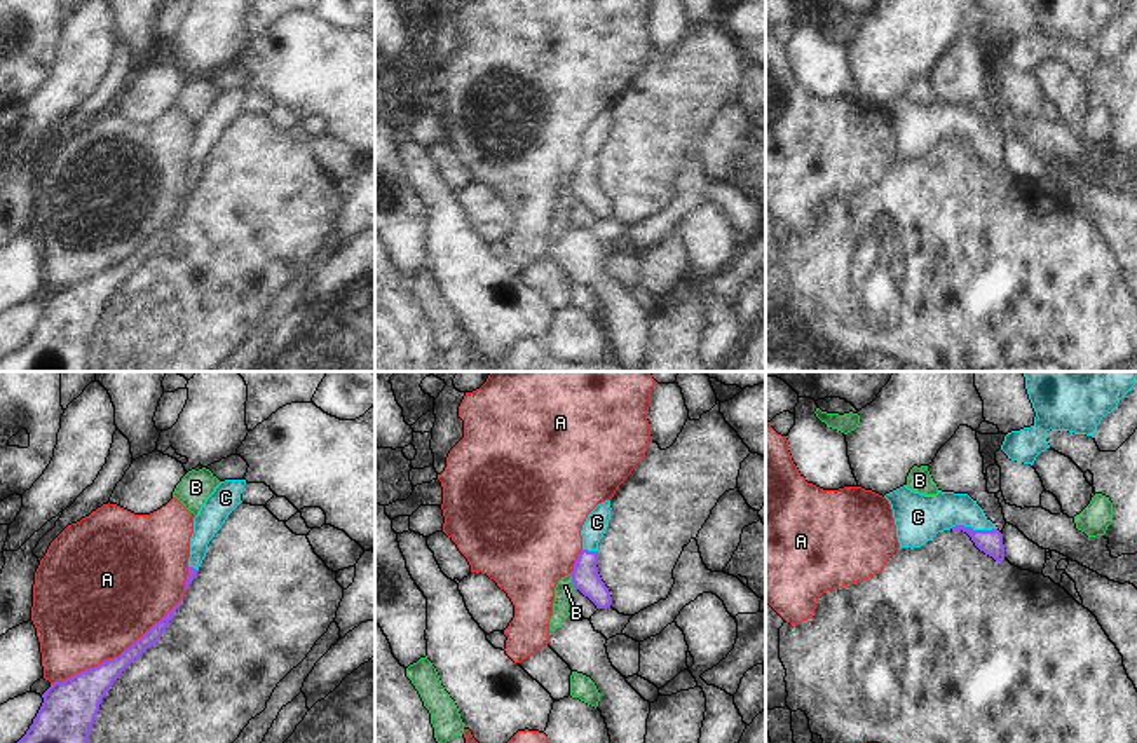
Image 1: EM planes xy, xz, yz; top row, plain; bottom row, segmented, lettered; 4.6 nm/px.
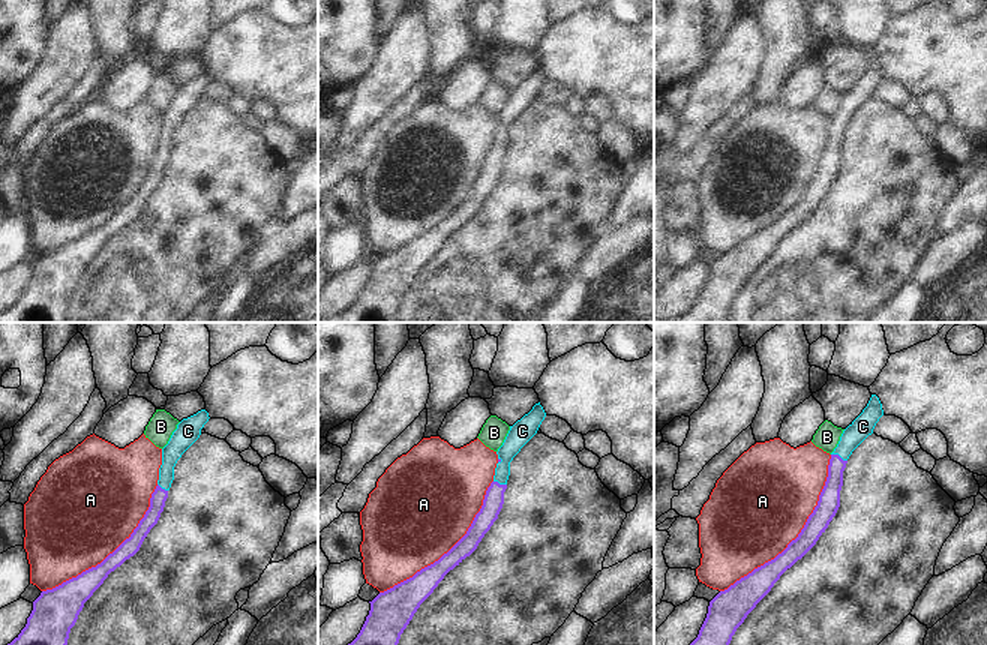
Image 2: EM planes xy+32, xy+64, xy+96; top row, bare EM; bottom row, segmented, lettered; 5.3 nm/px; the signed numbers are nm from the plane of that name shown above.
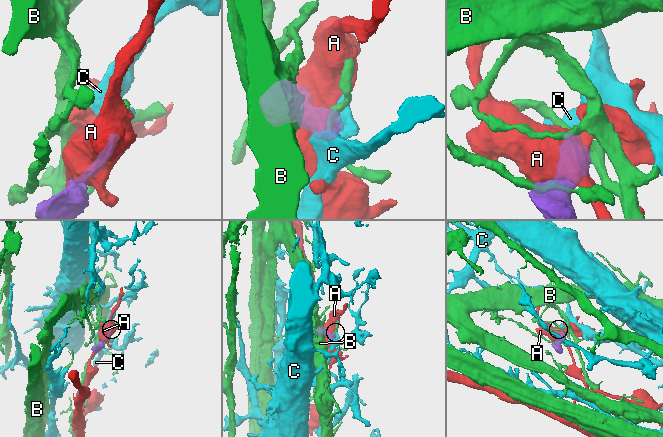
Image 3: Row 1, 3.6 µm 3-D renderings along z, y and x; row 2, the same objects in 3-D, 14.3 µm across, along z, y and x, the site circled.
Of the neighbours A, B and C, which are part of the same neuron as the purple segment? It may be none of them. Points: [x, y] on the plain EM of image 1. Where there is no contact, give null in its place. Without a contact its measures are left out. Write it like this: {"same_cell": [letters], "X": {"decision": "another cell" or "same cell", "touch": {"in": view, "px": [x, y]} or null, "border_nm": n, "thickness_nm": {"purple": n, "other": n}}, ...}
{"same_cell": ["C"], "A": {"decision": "another cell", "touch": {"in": "xy", "px": [133, 253]}, "border_nm": 850, "thickness_nm": {"purple": 140, "other": 500}}, "B": {"decision": "another cell", "touch": {"in": "xz", "px": [572, 190]}, "border_nm": 80, "thickness_nm": {"purple": 130, "other": 80}}, "C": {"decision": "same cell", "touch": {"in": "yz", "px": [972, 138]}, "border_nm": 220, "thickness_nm": {"purple": 110, "other": 220}}}

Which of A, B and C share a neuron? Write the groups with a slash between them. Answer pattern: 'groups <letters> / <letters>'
groups A / B / C

